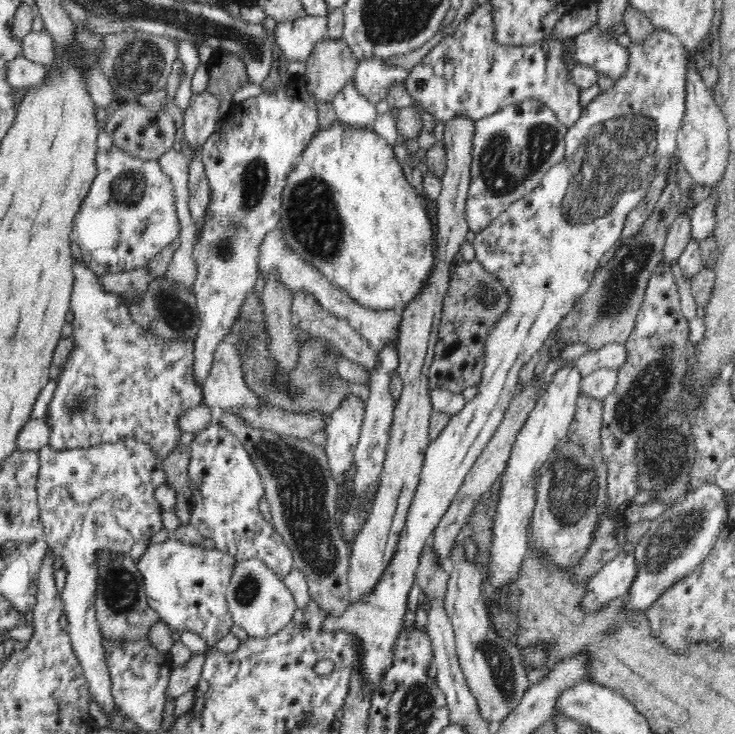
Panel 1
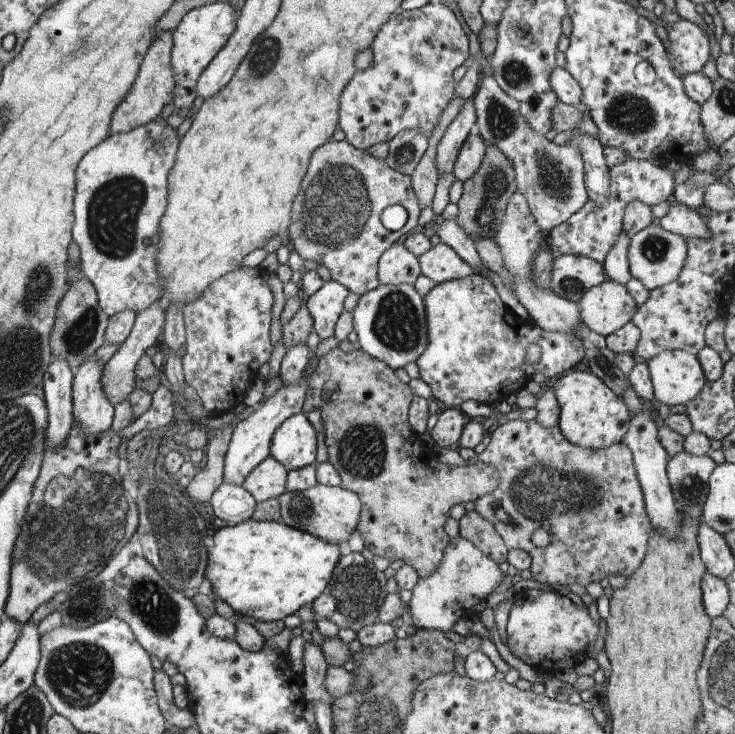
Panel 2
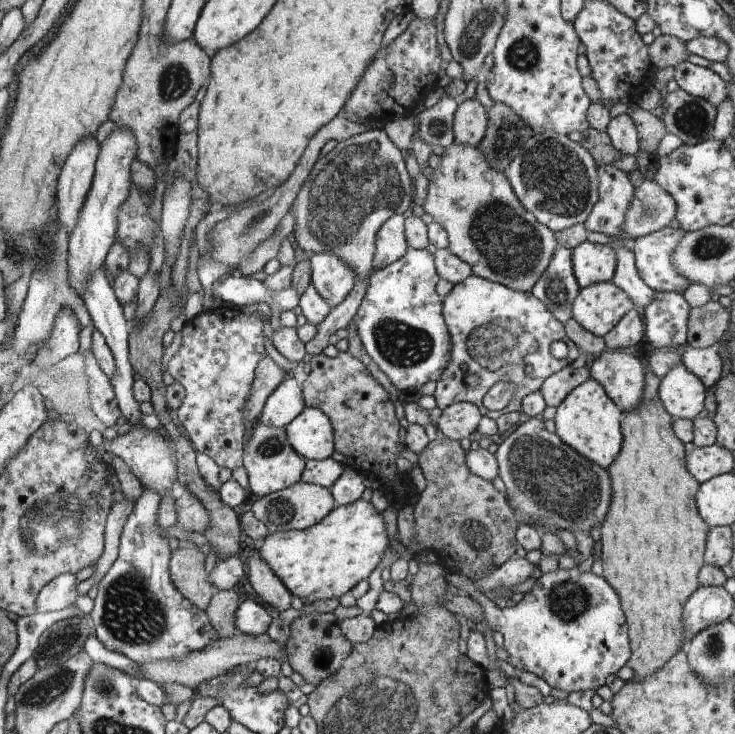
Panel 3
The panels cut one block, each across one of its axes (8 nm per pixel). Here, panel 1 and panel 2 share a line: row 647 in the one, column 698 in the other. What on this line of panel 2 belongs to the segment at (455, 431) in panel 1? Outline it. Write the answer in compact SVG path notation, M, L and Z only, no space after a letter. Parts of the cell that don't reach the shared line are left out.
M682 349L662 351L647 365L656 400L669 407L685 405L708 381L697 355Z

